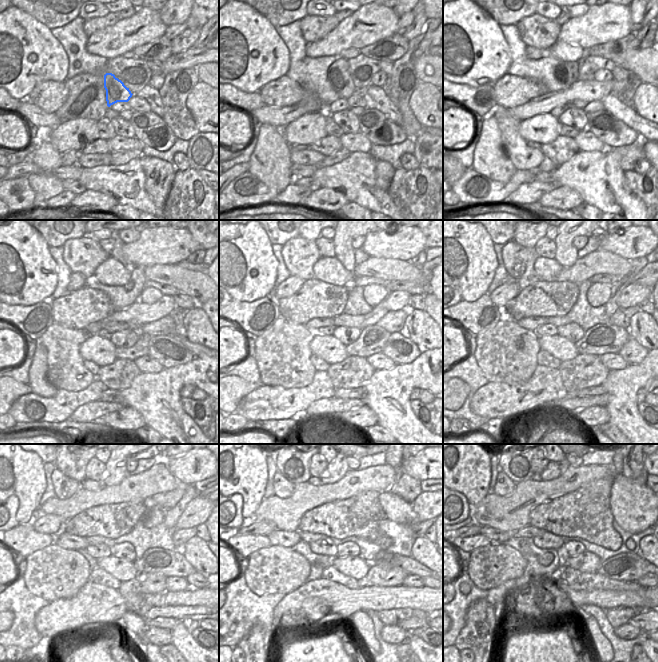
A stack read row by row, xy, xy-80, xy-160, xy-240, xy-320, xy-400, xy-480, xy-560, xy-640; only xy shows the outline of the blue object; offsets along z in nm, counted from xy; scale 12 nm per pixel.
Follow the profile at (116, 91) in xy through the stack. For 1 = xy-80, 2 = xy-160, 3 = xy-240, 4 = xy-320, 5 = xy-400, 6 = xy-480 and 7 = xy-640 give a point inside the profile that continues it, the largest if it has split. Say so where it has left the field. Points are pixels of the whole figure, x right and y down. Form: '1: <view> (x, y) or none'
1: xy-80 (338, 84)
2: xy-160 (566, 74)
3: xy-240 (122, 296)
4: xy-320 (357, 281)
5: xy-400 (609, 279)
6: xy-480 (166, 501)
7: xy-640 (633, 464)

